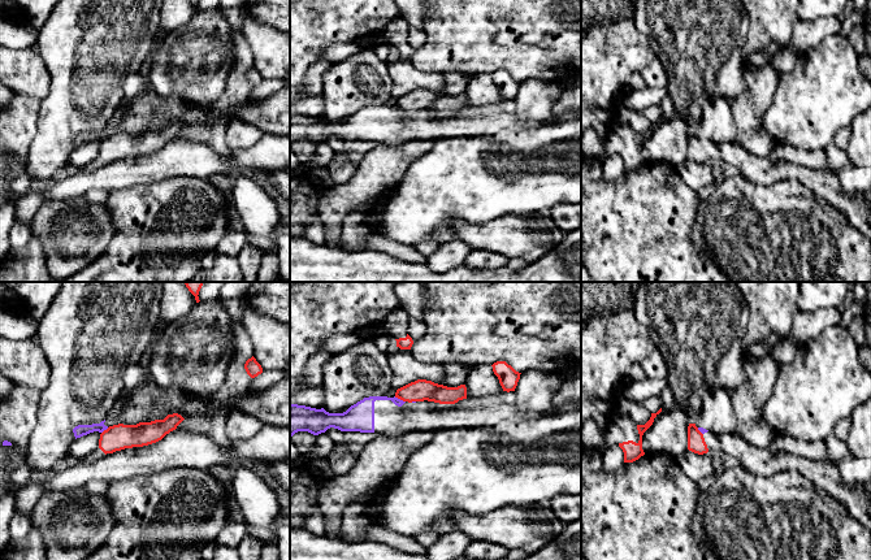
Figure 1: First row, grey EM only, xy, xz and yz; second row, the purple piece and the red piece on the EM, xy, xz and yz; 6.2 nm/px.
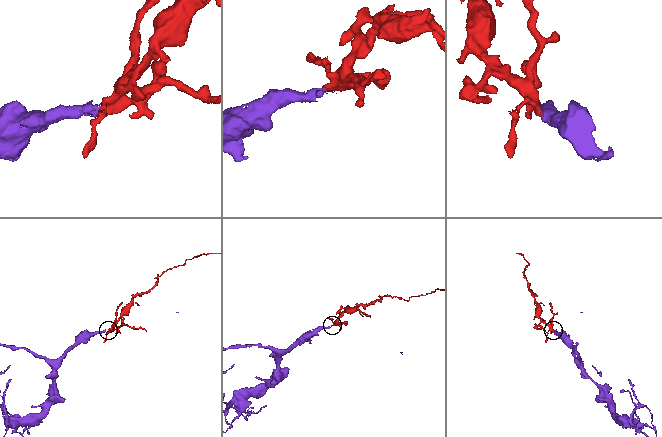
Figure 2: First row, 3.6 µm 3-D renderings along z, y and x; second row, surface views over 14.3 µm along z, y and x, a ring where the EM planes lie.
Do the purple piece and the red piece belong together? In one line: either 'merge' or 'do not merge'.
do not merge

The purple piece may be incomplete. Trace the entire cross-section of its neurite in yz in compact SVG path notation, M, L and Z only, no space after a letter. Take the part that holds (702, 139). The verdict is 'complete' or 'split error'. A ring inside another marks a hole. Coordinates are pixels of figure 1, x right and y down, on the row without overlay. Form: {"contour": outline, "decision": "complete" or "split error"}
{"contour": "M712 99L703 105L696 135L705 143L711 140L720 146L736 142L736 122L727 99Z", "decision": "split error"}

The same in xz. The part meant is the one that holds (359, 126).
{"contour": "M369 105L343 122L290 113L290 147L298 140L318 144L330 136L398 147L410 140L430 142L437 138L493 135L503 130L525 131L571 120L568 114L551 116L545 121L516 120L514 113L506 112L478 118L460 118L452 113L428 109L408 112L395 105Z", "decision": "split error"}

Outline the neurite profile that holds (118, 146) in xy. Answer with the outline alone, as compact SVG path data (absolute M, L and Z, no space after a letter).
M168 123L164 129L139 131L136 134L113 134L100 143L99 157L107 164L133 156L143 156L161 149L176 139L185 127L178 123Z

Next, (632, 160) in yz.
M662 121L651 122L645 134L637 134L629 126L616 126L610 130L606 139L604 151L599 155L603 162L607 157L618 153L624 161L624 172L633 172L645 164L642 159L642 144L653 134L654 127Z

